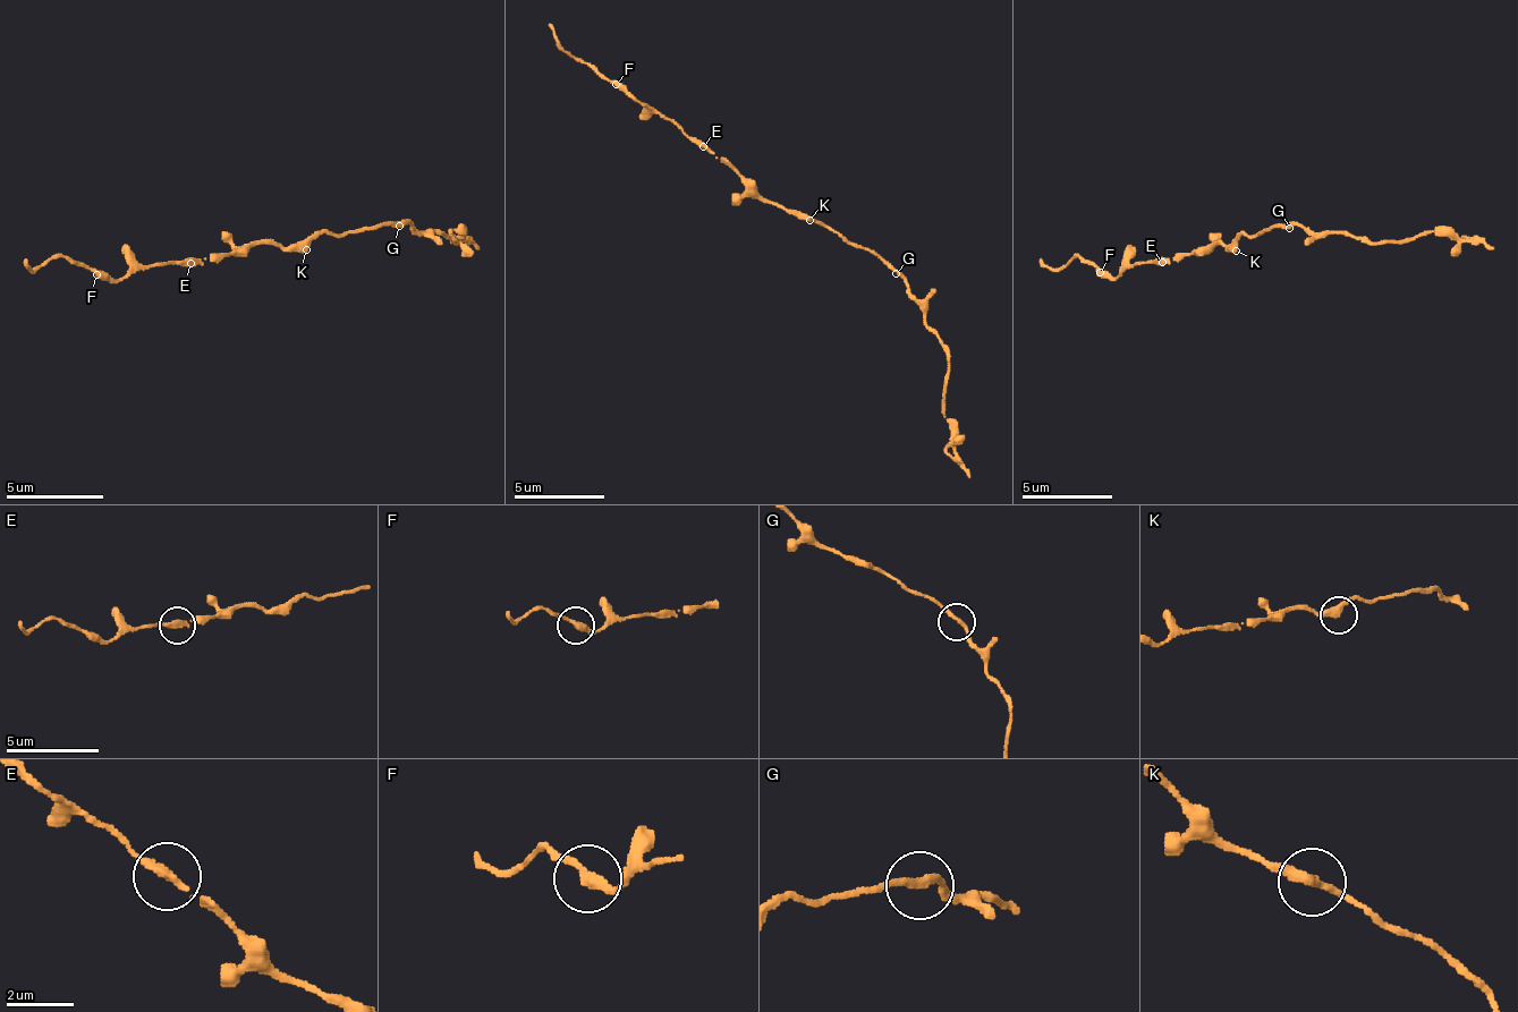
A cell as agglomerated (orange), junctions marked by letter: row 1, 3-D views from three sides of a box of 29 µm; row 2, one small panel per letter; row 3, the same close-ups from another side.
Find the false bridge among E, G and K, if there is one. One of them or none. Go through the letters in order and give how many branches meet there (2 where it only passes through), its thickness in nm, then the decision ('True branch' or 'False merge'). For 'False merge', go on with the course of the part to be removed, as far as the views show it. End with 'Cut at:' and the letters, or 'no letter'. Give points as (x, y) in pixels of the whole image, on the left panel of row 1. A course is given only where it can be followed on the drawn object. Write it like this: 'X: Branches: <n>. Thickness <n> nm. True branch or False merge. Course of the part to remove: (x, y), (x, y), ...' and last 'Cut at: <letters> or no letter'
E: Branches: 2. Thickness 260 nm. True branch
G: Branches: 2. Thickness 220 nm. True branch
K: Branches: 2. Thickness 320 nm. True branch
Cut at: no letter

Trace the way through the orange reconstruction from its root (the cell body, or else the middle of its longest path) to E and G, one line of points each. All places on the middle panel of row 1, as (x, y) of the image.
E: (805, 215), (782, 211), (764, 202), (729, 166), (702, 147)
G: (805, 215), (814, 215), (850, 243), (868, 247), (896, 273)

